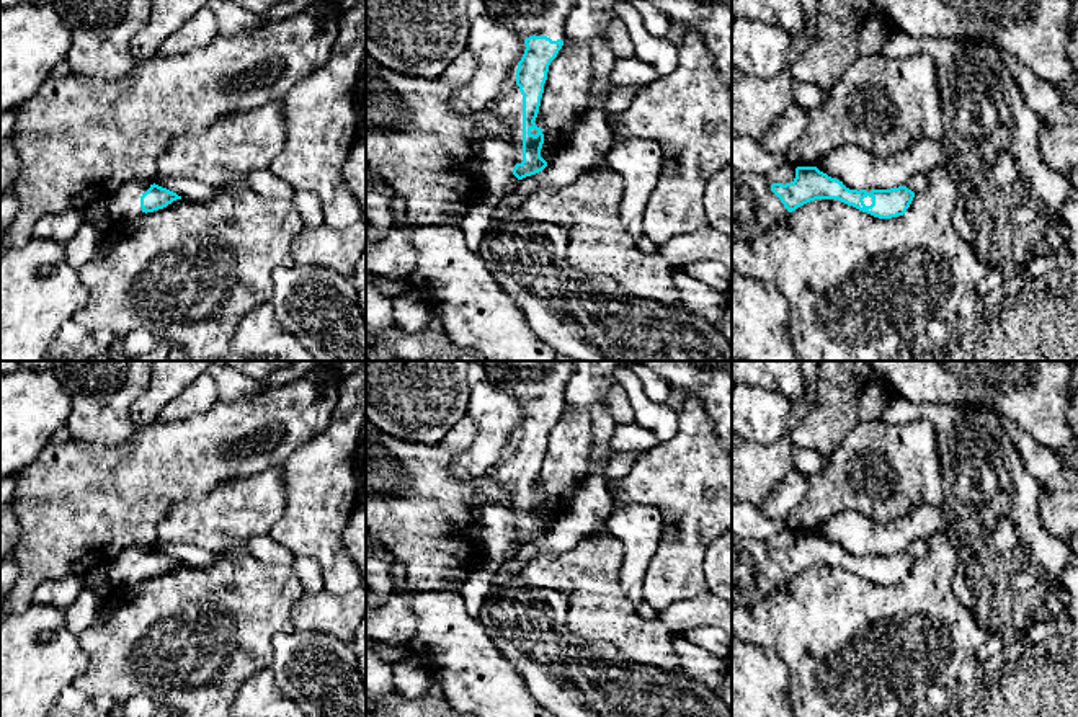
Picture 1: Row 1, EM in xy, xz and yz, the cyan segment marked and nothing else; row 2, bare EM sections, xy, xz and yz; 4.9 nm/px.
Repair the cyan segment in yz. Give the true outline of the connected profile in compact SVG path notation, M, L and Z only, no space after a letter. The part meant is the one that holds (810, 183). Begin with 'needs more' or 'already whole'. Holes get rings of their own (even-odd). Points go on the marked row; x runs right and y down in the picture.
needs more; M750 136L732 137L732 242L750 243L777 220L815 199L838 199L879 219L903 216L915 193L906 186L890 189L849 189L817 167L797 167L791 183L773 183L768 175L782 162Z

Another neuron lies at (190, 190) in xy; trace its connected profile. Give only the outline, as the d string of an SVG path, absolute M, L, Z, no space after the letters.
M157 178L155 185L167 188L178 196L181 196L186 201L193 203L206 203L214 198L216 188L211 185L206 185L203 181L188 180L188 178Z

